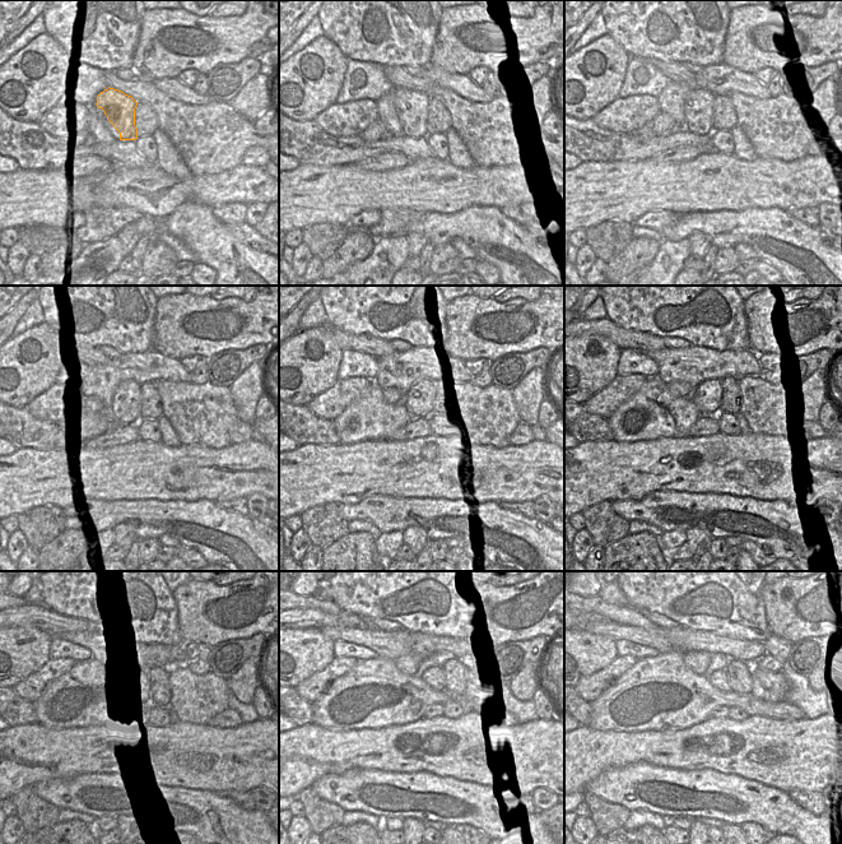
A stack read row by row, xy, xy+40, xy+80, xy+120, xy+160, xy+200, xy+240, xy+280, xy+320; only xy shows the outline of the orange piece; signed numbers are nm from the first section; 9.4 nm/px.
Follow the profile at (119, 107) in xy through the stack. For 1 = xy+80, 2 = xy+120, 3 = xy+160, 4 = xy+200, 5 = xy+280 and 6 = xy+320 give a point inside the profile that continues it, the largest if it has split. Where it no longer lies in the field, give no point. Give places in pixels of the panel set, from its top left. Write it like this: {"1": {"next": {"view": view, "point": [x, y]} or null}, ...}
{"1": {"next": {"view": "xy+80", "point": [699, 103]}}, "2": {"next": {"view": "xy+120", "point": [126, 403]}}, "3": {"next": {"view": "xy+160", "point": [419, 400]}}, "4": {"next": {"view": "xy+200", "point": [707, 397]}}, "5": {"next": {"view": "xy+280", "point": [435, 677]}}, "6": {"next": {"view": "xy+320", "point": [719, 678]}}}

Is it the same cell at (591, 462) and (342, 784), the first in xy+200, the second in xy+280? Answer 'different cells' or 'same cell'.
different cells

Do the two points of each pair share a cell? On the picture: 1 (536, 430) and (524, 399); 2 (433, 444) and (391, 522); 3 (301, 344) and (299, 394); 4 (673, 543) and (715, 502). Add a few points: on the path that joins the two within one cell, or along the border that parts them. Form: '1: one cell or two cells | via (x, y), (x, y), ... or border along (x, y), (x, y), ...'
1: two cells | border along (536, 423), (531, 426)
2: two cells | border along (375, 495), (435, 497)
3: one cell | via (302, 357), (302, 381)
4: two cells | border along (684, 531), (665, 532)

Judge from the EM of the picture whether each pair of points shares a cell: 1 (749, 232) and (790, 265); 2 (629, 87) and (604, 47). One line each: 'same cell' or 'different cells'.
1: same cell
2: different cells

